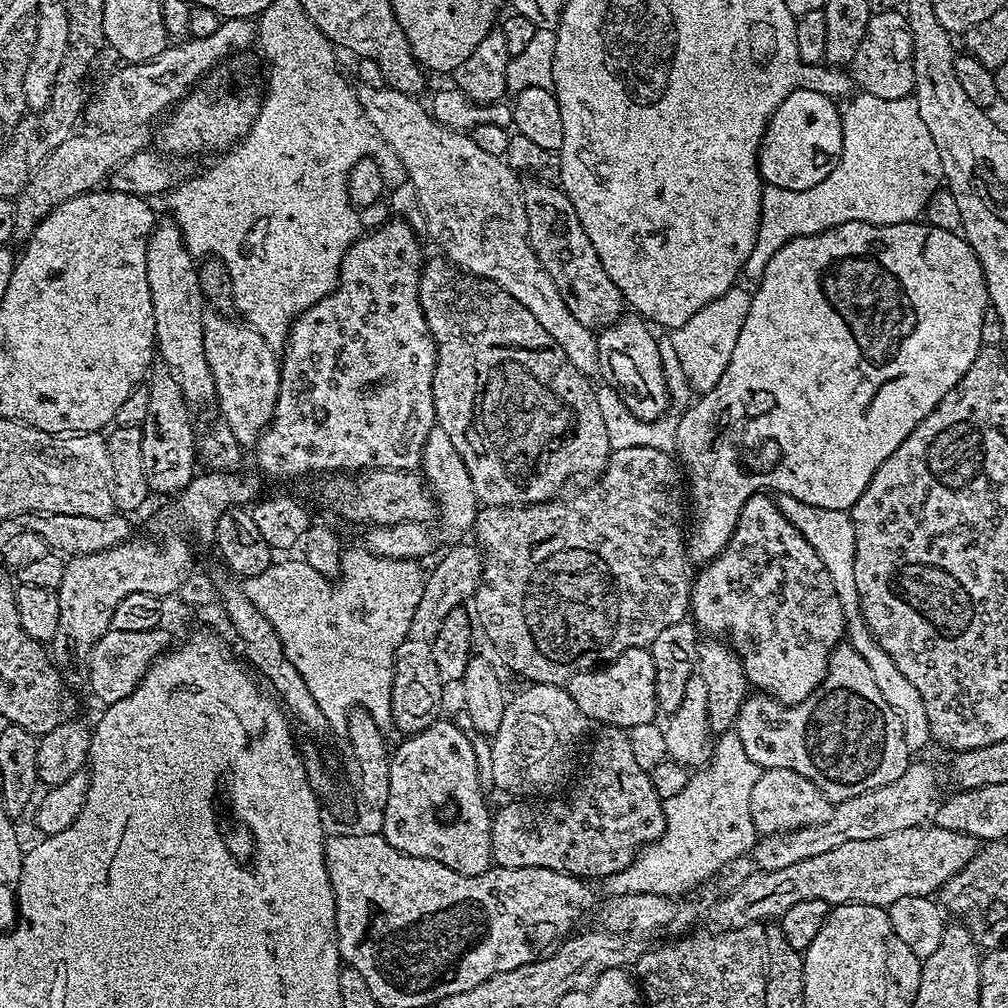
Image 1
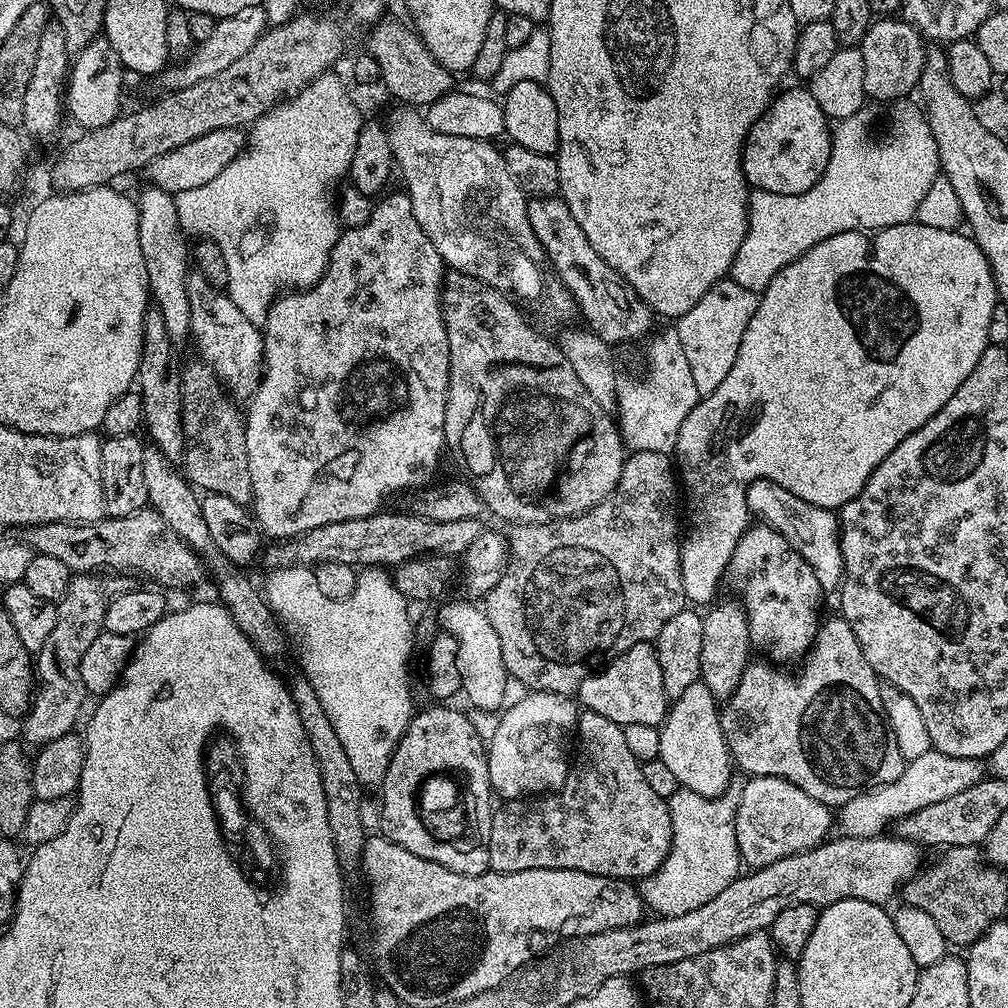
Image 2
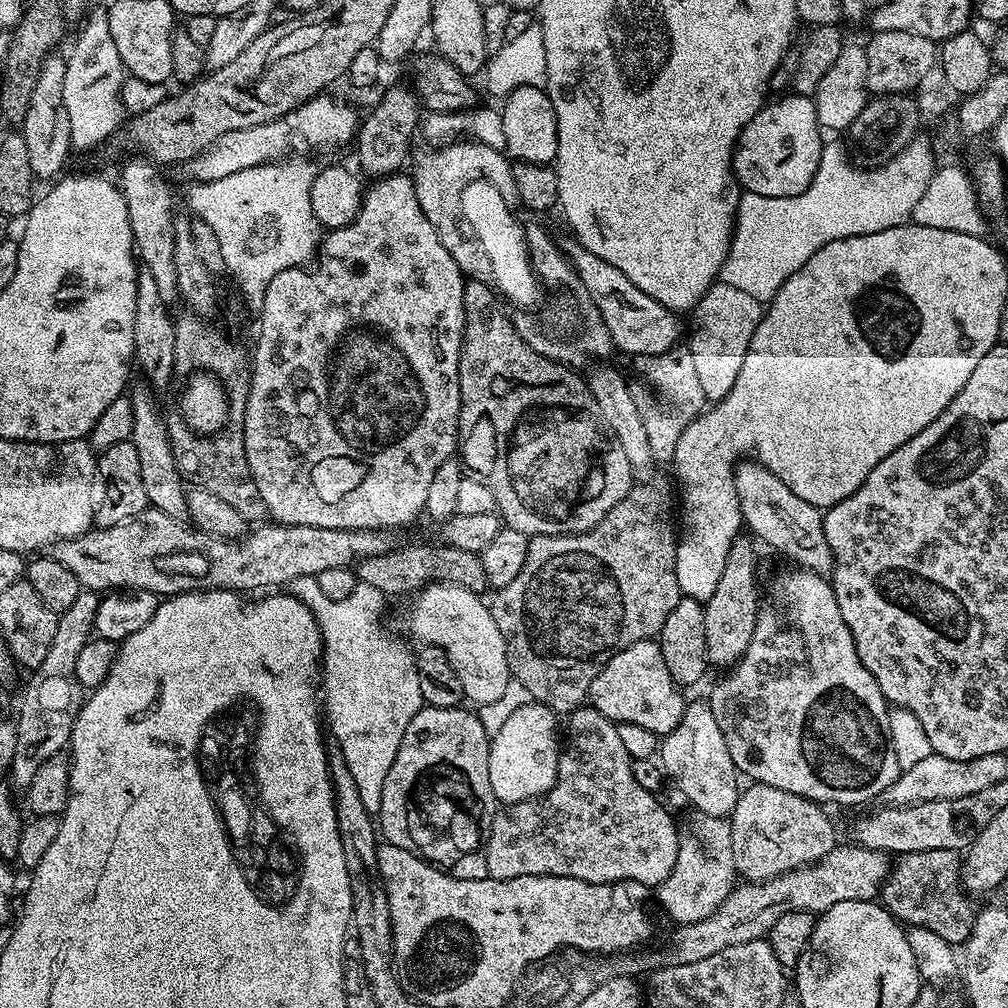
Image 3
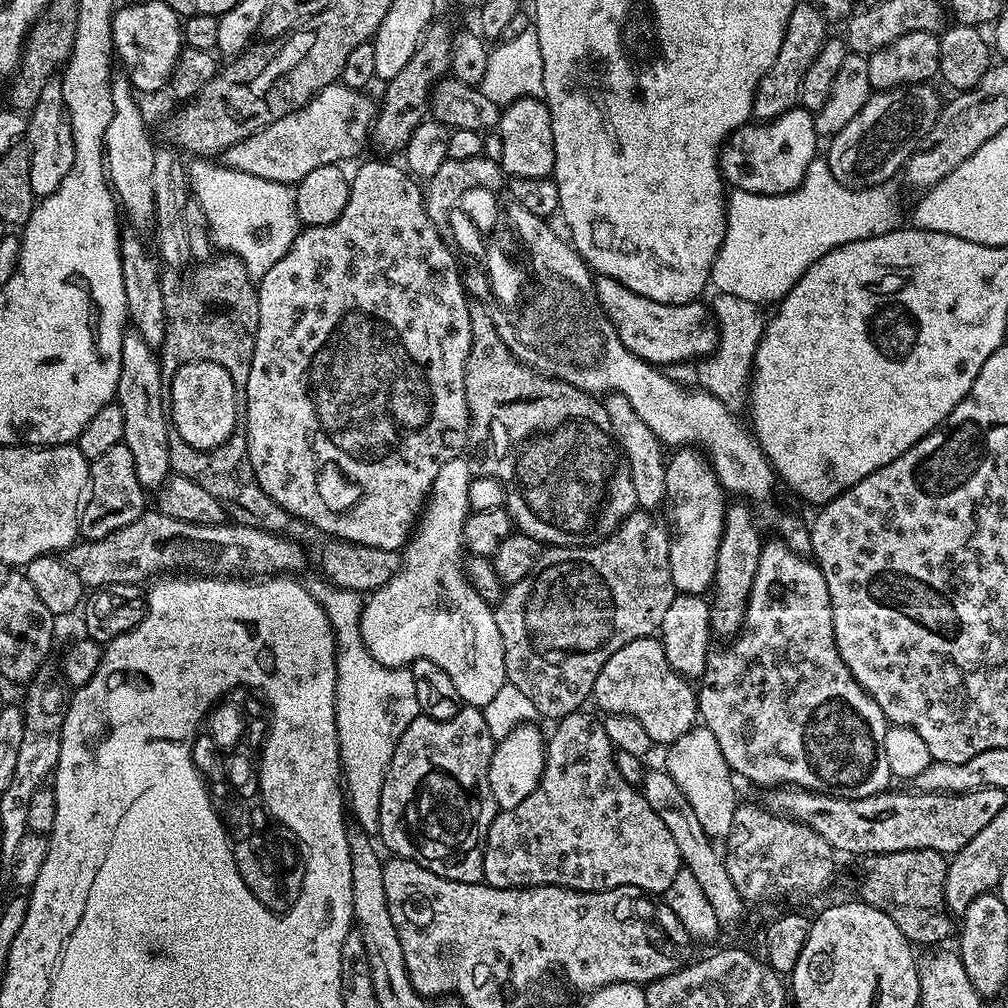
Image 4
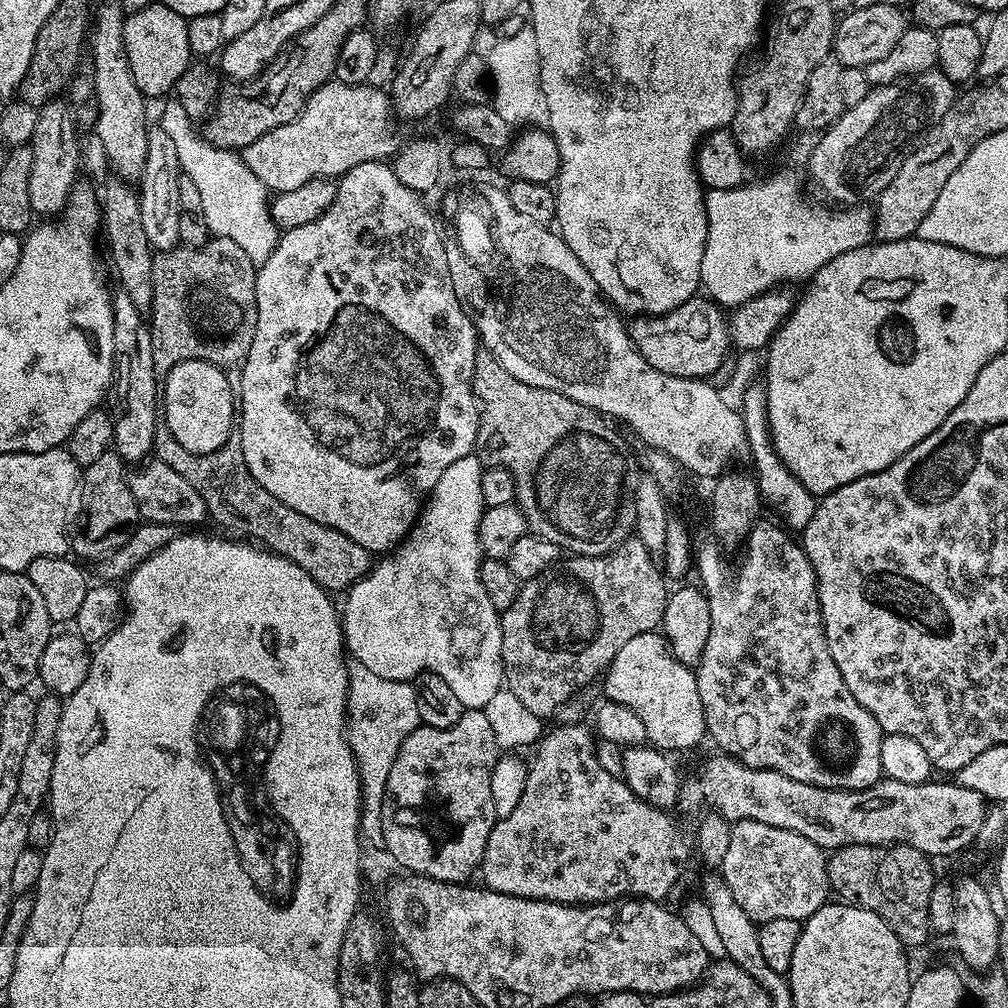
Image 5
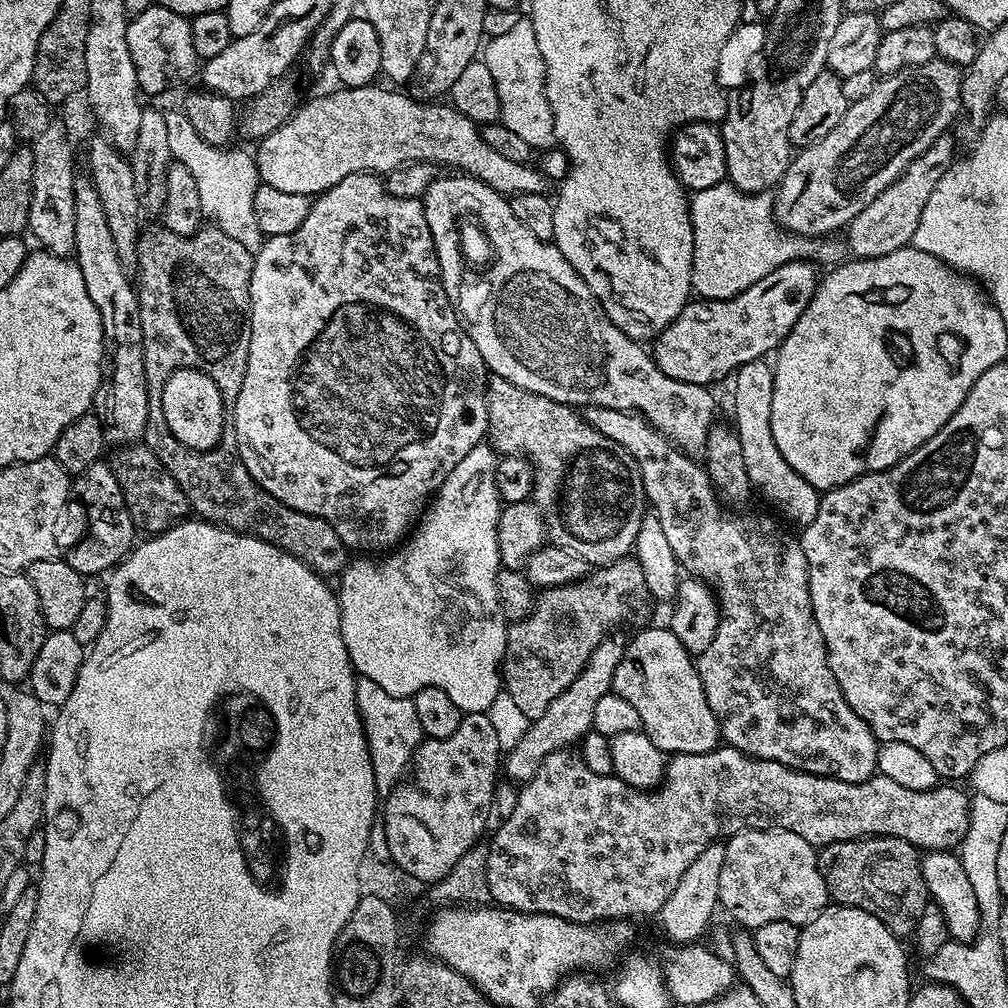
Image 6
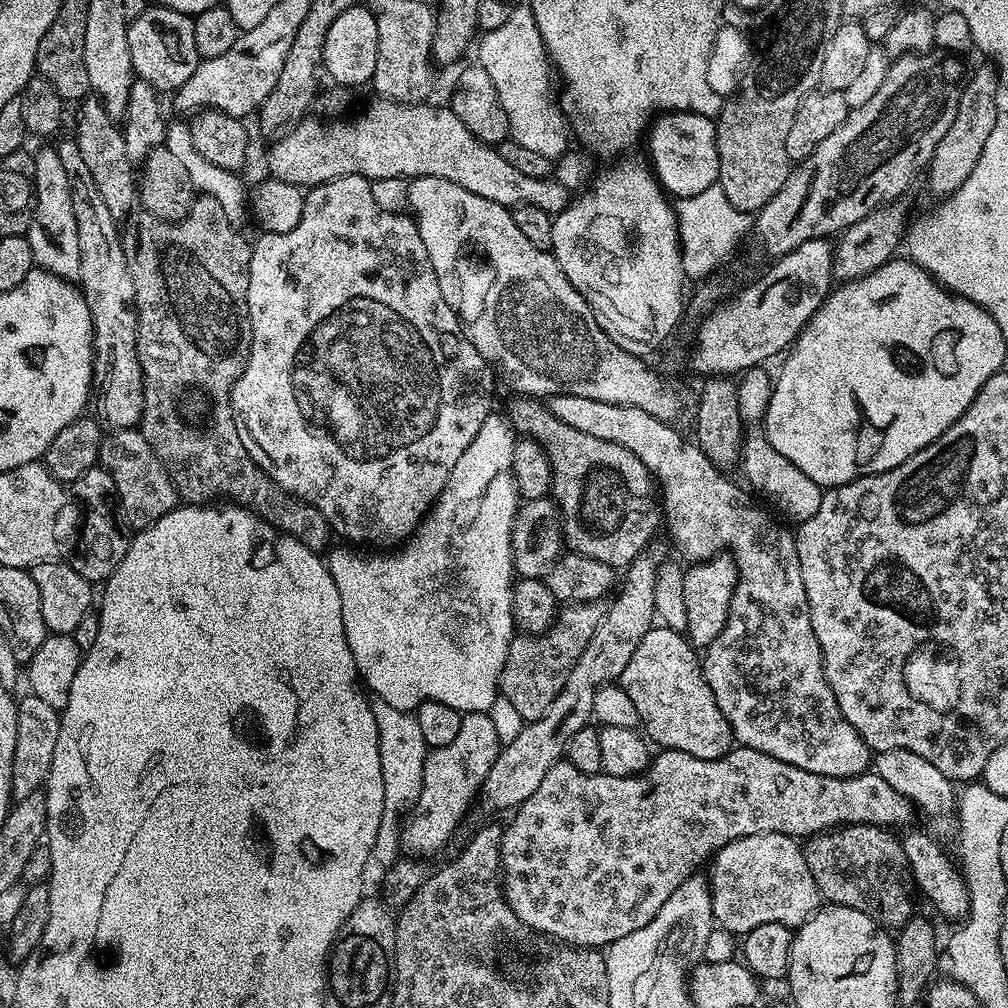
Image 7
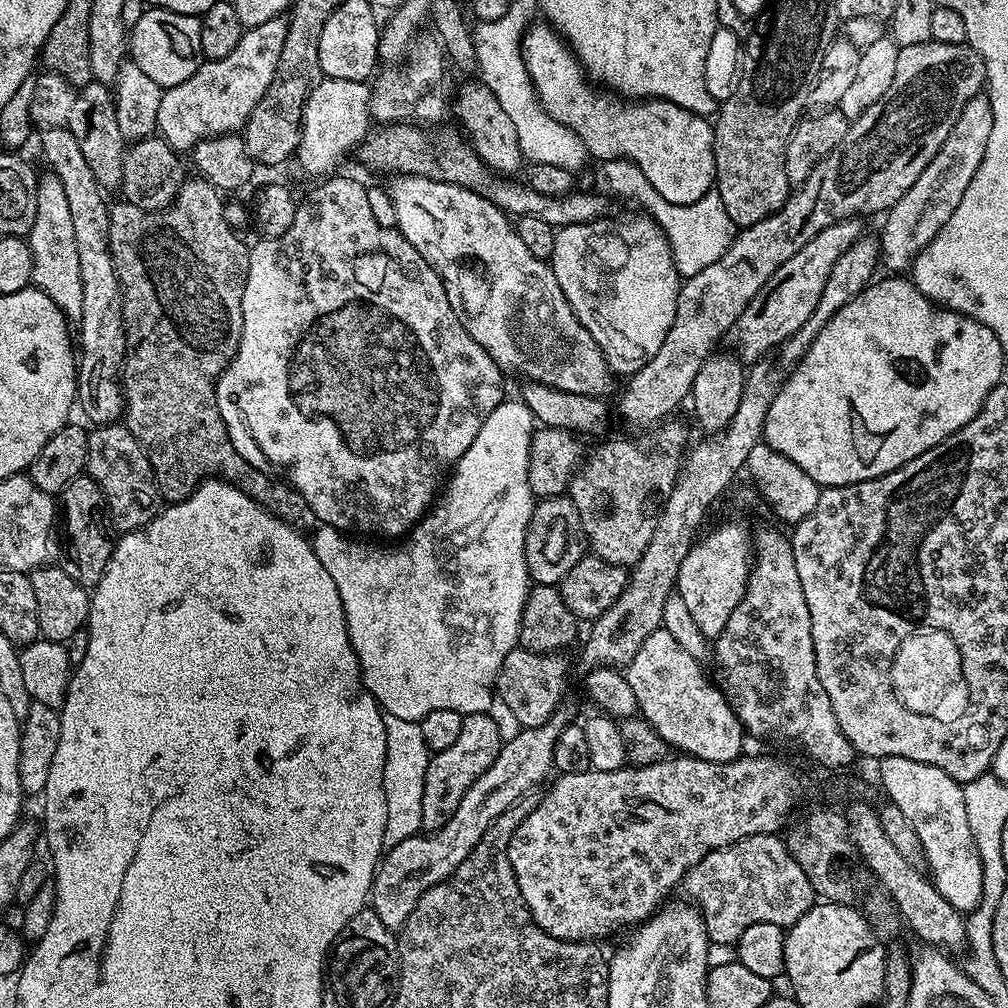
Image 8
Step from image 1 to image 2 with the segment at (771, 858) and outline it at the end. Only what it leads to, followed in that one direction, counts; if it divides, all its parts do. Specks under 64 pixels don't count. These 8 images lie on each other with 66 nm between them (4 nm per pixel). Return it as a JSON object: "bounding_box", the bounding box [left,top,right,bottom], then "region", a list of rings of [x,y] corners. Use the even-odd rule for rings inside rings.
{"bounding_box":[834,750,986,838],"region":[[[935,750],[921,754],[905,763],[902,774],[898,774],[894,782],[868,788],[860,792],[858,798],[850,798],[850,802],[839,805],[834,812],[835,835],[846,838],[885,835],[902,818],[918,810],[926,810],[926,806],[934,806],[934,802],[954,798],[954,794],[962,794],[962,790],[970,790],[970,786],[985,779],[985,776],[986,764],[983,759],[954,758]]]}

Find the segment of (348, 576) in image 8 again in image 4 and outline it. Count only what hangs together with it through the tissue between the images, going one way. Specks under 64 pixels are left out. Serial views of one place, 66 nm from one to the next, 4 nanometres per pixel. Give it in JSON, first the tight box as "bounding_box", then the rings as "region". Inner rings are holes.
{"bounding_box":[360,455,508,710],"region":[[[463,455],[455,456],[434,478],[434,486],[418,517],[418,523],[402,552],[400,569],[386,582],[386,586],[376,588],[363,601],[360,610],[360,633],[362,642],[375,660],[387,668],[403,668],[414,660],[429,660],[442,666],[458,690],[461,701],[467,707],[483,710],[488,702],[508,679],[504,661],[502,634],[498,634],[498,622],[493,605],[488,604],[474,590],[474,586],[464,575],[466,545],[464,524],[468,521],[468,491],[474,472],[468,469]]]}

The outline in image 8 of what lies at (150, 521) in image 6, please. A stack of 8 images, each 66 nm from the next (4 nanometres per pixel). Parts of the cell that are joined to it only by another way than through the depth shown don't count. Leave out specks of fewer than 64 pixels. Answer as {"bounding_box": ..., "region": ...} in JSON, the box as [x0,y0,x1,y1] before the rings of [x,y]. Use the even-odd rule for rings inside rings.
{"bounding_box":[86,423,162,533],"region":[[[123,423],[102,424],[93,427],[88,434],[88,449],[86,450],[86,472],[92,481],[100,487],[100,495],[106,505],[107,515],[110,517],[111,527],[117,528],[117,533],[132,532],[136,528],[143,528],[161,511],[162,497],[156,488],[156,479],[144,447],[136,441],[134,434]]]}

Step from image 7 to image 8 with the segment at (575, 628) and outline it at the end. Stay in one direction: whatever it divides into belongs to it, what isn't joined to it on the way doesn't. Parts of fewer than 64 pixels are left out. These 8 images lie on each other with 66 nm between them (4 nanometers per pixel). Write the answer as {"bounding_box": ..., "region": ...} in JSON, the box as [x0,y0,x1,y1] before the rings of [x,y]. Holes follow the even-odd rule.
{"bounding_box":[495,646,564,728],"region":[[[519,646],[506,654],[506,662],[496,675],[495,695],[510,706],[521,728],[542,726],[561,707],[560,695],[564,692],[564,659],[560,654],[531,652]]]}

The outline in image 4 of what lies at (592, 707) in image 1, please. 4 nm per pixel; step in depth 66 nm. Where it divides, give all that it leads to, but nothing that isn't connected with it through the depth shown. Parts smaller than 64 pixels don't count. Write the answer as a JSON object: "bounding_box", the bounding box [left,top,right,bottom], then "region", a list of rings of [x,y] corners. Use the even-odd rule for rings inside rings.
{"bounding_box":[591,636,698,746],"region":[[[647,636],[622,646],[618,654],[610,654],[610,662],[606,662],[602,670],[598,670],[591,699],[594,704],[596,700],[601,713],[630,714],[638,718],[638,722],[642,722],[642,727],[646,729],[646,734],[650,734],[653,745],[667,746],[682,738],[682,734],[686,734],[691,728],[697,727],[698,692],[693,685],[691,688],[688,684],[691,683],[685,677],[679,676],[670,666],[670,662],[666,662],[666,650],[660,645],[659,639],[656,636]]]}

